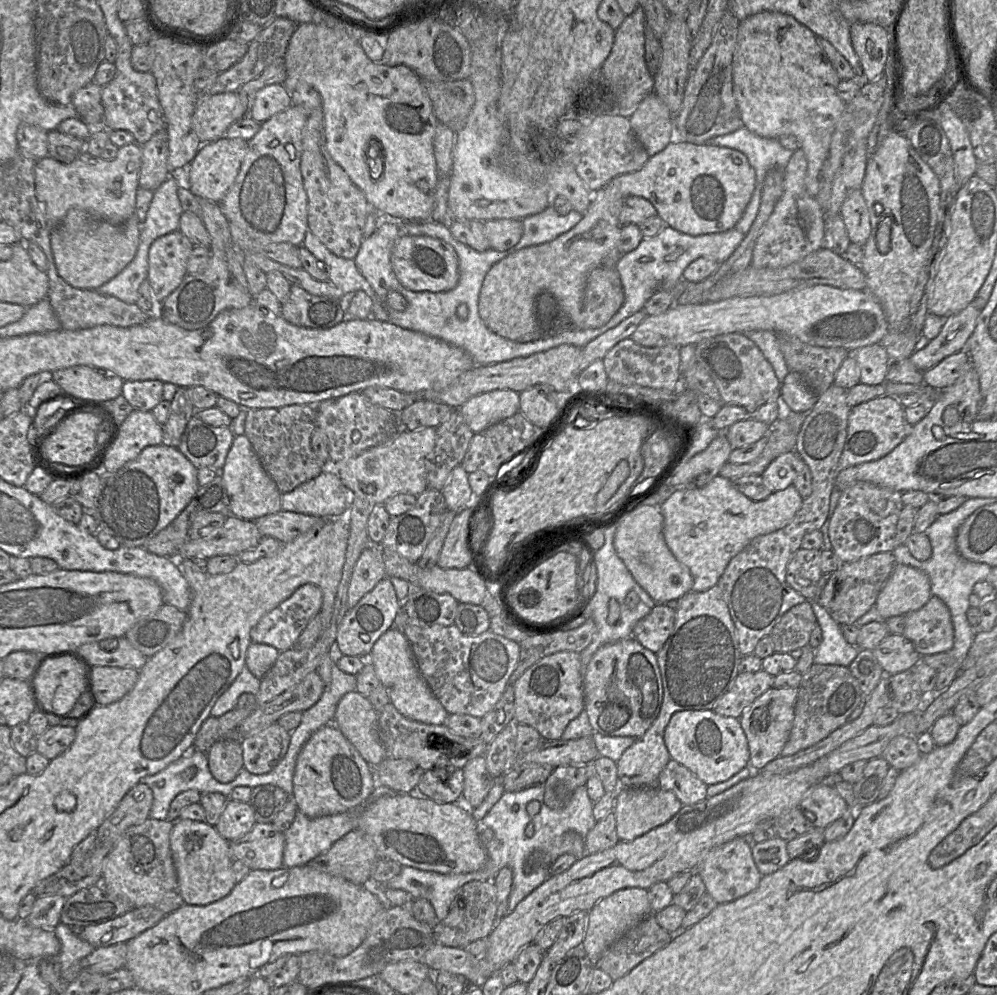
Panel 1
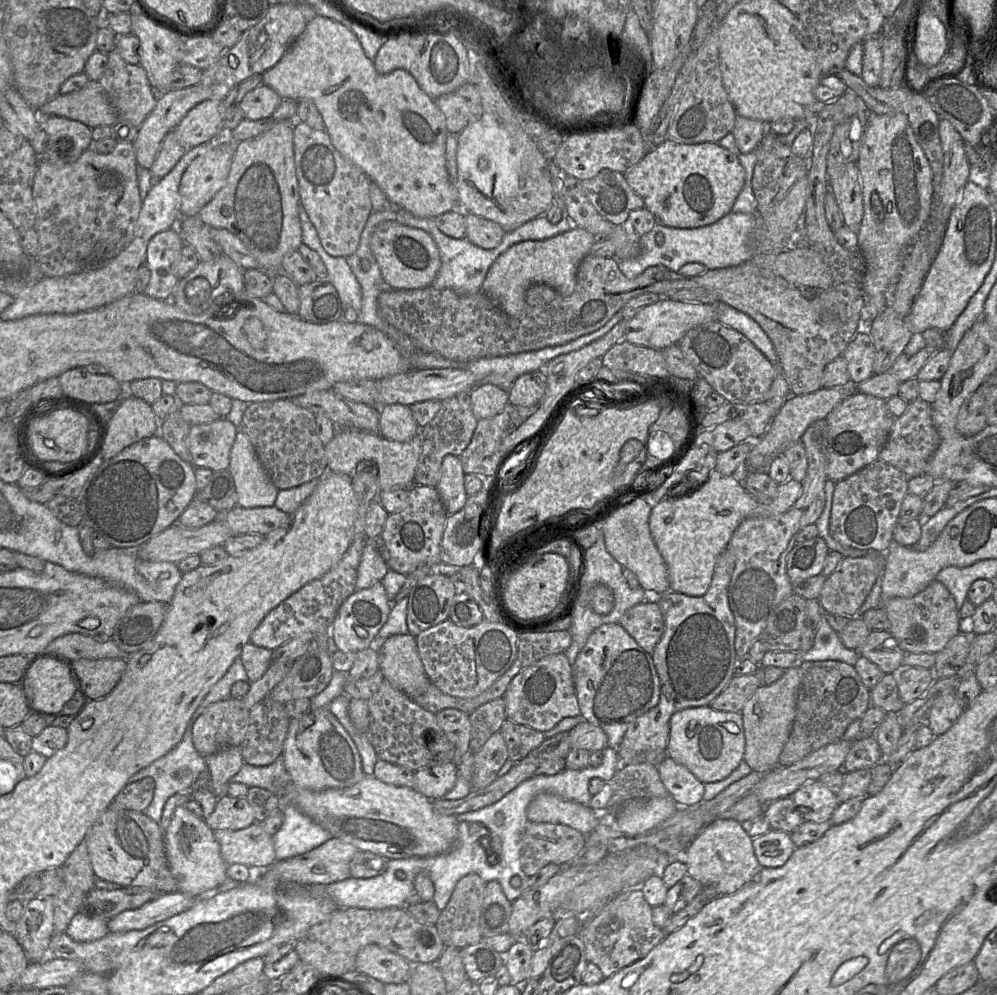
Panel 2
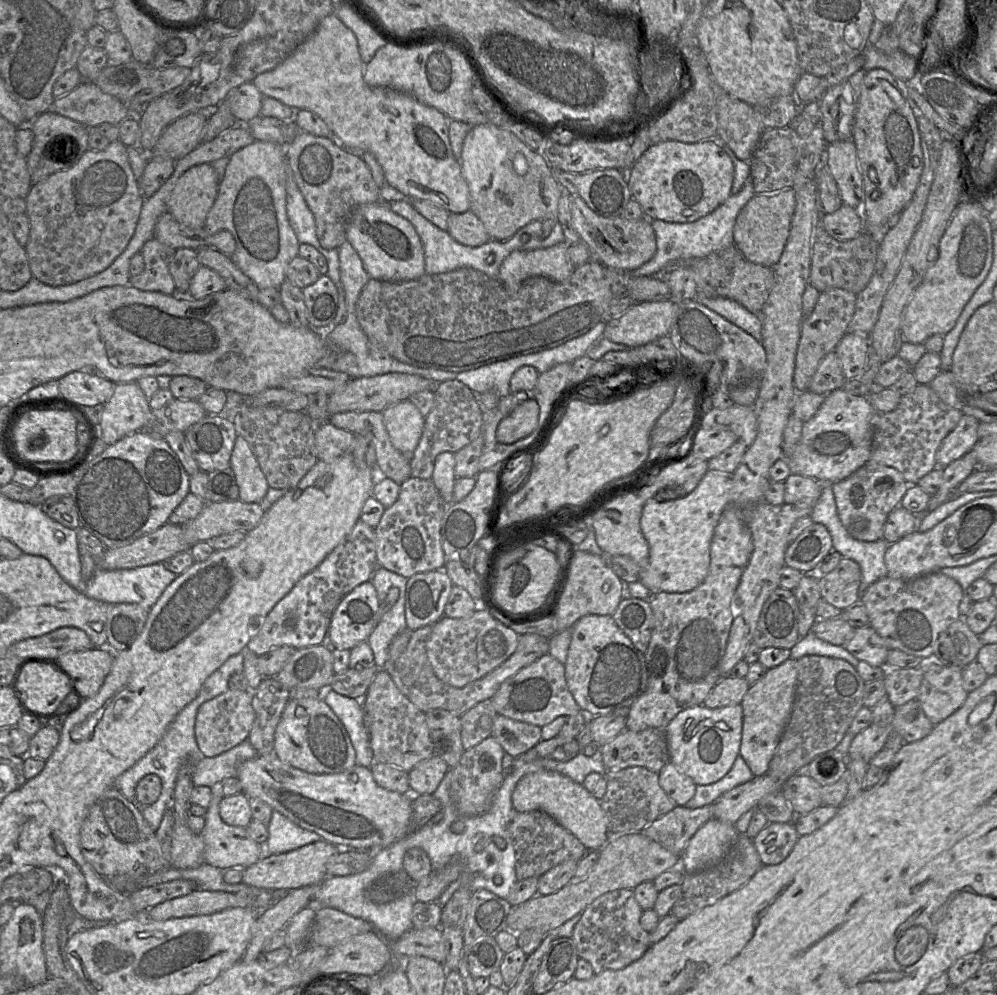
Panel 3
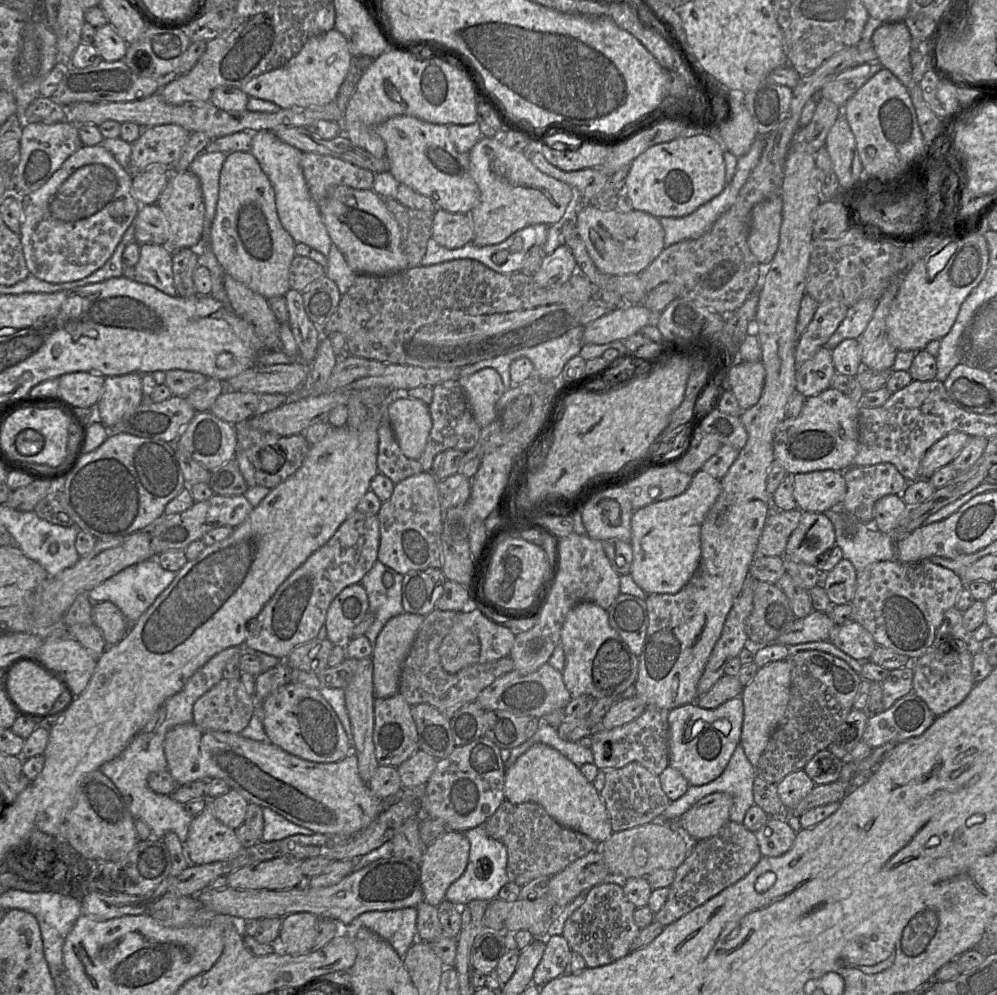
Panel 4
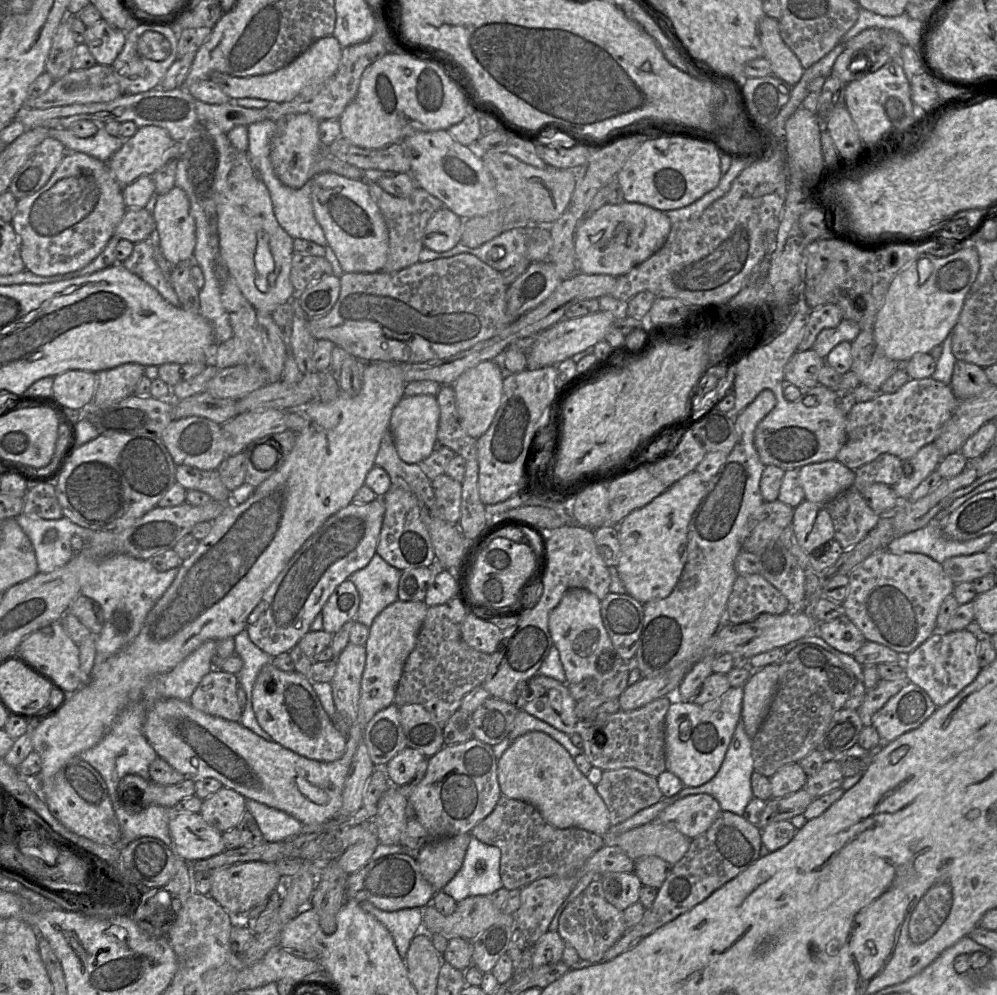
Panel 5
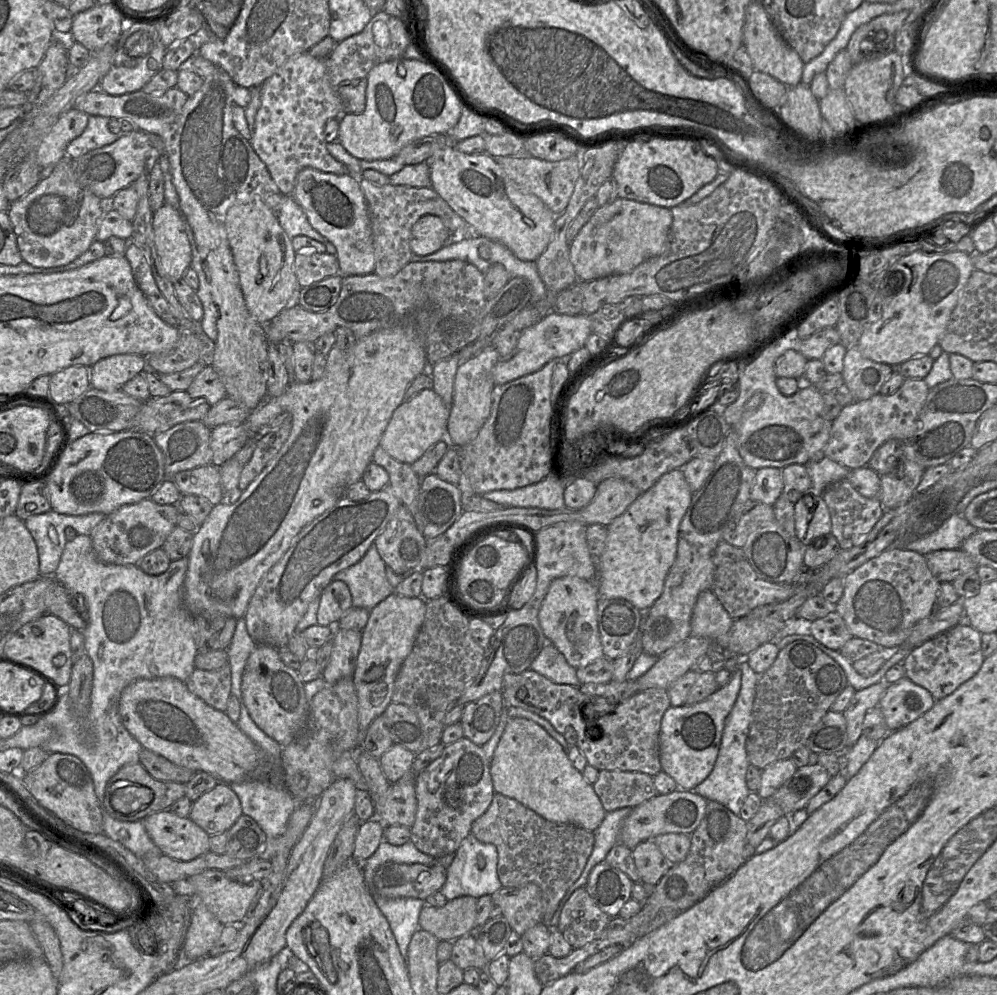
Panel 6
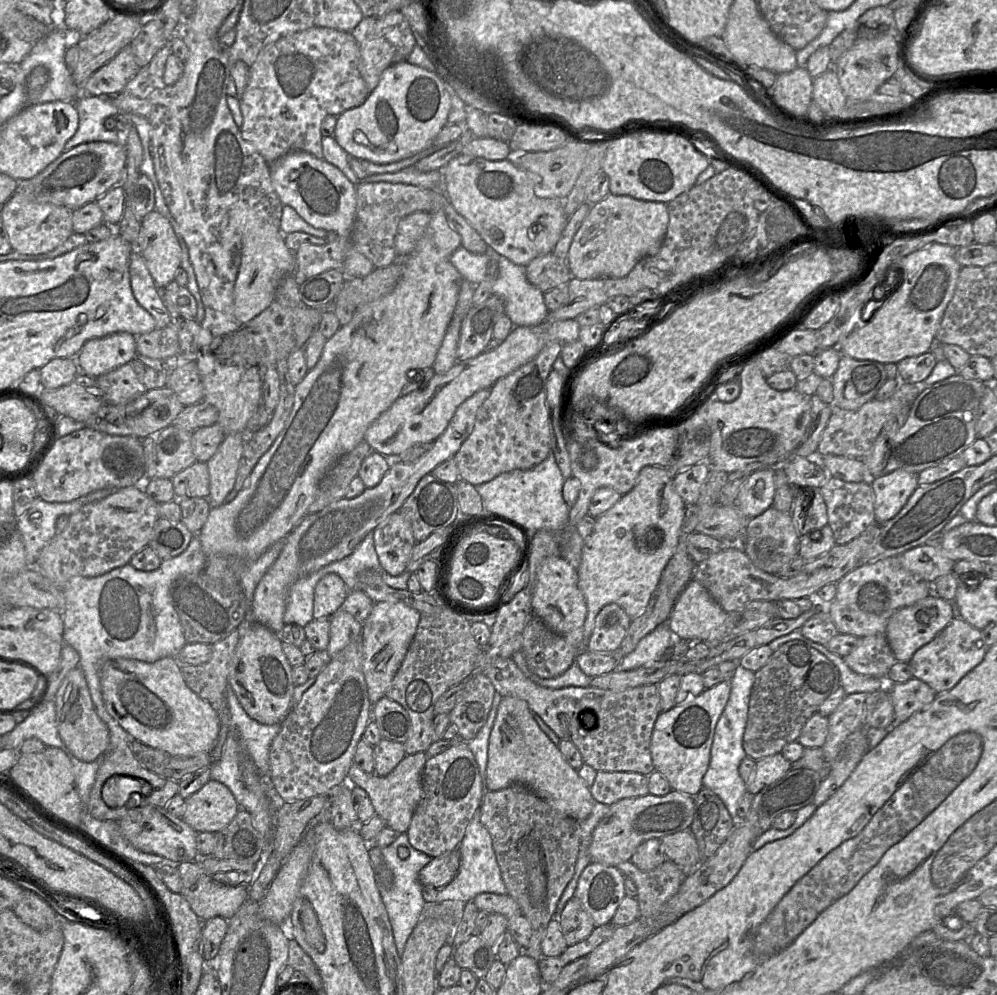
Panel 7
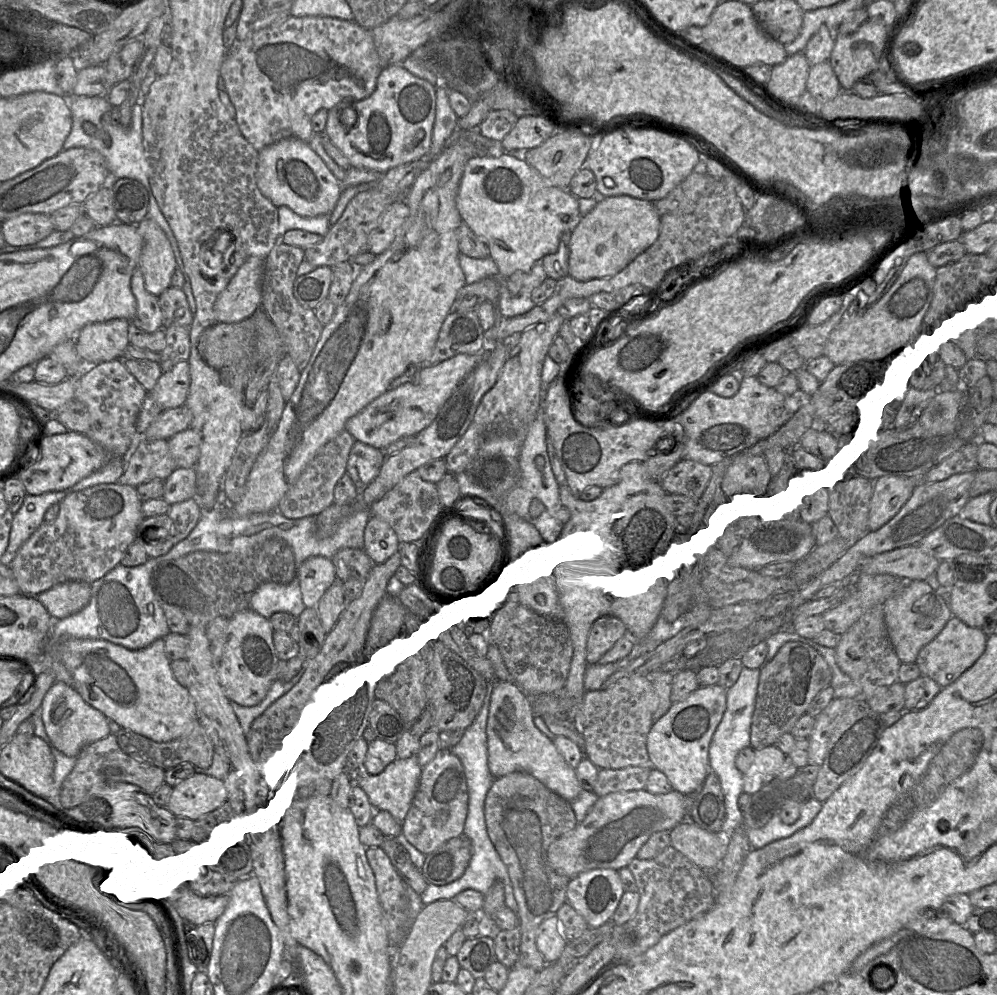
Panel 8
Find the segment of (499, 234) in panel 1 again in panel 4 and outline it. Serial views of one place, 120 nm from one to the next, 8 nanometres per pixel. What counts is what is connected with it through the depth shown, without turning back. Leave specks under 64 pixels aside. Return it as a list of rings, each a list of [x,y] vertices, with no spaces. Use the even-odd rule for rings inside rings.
[[[437,208],[432,218],[431,238],[448,249],[460,248],[471,243],[473,226],[470,215]]]

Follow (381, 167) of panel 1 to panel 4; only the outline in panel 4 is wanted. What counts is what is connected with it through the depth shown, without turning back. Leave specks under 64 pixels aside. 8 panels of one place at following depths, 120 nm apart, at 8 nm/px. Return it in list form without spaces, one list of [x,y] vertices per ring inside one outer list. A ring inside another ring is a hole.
[[[333,28],[311,37],[283,66],[252,78],[240,89],[249,97],[271,101],[281,109],[322,106],[336,97],[348,73],[351,57],[346,38]],[[395,116],[375,128],[386,146],[389,171],[399,184],[430,198],[439,209],[470,214],[479,201],[467,154],[459,153],[449,137],[448,126],[433,124],[411,116]]]

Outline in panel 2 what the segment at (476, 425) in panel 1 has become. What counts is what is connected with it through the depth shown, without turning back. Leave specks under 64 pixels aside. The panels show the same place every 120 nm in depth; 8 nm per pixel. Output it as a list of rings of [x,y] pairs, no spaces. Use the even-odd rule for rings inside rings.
[[[492,384],[477,385],[470,392],[472,412],[475,418],[490,418],[500,413],[509,402],[509,393]]]

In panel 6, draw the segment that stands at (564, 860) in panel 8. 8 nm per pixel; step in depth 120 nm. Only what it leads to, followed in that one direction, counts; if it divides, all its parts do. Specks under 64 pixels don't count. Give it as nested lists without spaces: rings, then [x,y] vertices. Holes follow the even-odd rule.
[[[680,788],[666,795],[657,795],[632,809],[620,830],[618,843],[633,850],[639,843],[653,840],[661,834],[691,835],[705,816],[707,801],[693,791]]]

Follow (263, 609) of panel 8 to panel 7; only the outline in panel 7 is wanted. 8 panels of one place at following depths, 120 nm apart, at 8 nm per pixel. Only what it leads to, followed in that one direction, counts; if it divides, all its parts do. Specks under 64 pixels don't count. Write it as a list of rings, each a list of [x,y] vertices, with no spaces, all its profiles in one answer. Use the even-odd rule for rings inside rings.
[[[321,568],[299,579],[290,587],[284,614],[285,624],[297,624],[305,627],[314,620],[314,590],[324,575]]]

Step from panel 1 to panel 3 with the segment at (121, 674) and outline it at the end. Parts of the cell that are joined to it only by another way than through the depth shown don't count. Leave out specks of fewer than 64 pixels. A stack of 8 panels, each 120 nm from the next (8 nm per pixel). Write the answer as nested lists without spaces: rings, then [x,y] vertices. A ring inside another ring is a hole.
[[[109,643],[85,651],[69,652],[53,661],[72,677],[78,692],[85,698],[95,696],[111,670],[115,653]]]

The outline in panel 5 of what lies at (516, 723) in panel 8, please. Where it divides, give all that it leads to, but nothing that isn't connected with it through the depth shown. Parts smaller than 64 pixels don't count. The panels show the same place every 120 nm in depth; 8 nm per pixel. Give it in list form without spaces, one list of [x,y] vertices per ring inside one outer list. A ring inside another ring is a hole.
[[[528,732],[515,739],[498,759],[498,782],[503,796],[533,805],[558,829],[580,828],[604,836],[610,829],[609,811],[568,751],[549,735]]]

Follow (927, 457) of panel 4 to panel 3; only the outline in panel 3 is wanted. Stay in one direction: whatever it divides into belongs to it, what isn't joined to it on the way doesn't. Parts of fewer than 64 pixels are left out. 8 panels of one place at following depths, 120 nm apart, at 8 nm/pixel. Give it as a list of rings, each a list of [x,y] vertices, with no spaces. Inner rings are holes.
[[[963,414],[955,428],[943,439],[936,452],[937,467],[944,467],[970,452],[978,442],[979,421]]]

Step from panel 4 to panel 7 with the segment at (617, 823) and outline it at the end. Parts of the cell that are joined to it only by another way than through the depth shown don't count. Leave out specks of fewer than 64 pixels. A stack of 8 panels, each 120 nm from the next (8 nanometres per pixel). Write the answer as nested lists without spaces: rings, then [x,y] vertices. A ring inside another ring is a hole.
[[[597,771],[590,793],[597,802],[606,805],[645,796],[649,794],[648,776],[636,772]]]

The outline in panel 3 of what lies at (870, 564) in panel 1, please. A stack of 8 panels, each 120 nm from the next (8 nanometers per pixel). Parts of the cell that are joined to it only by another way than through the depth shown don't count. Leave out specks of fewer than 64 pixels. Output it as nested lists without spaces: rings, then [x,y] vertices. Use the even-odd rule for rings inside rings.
[[[842,557],[838,565],[819,580],[821,598],[843,611],[859,602],[861,579],[859,564]]]

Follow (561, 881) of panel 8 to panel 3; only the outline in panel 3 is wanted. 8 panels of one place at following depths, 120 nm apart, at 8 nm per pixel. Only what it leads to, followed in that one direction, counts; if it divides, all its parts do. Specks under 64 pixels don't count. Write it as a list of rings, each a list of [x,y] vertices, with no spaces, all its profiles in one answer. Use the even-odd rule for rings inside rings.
[[[541,810],[517,811],[510,822],[510,833],[515,850],[515,872],[518,881],[540,877],[567,860],[579,861],[590,851],[571,832]]]

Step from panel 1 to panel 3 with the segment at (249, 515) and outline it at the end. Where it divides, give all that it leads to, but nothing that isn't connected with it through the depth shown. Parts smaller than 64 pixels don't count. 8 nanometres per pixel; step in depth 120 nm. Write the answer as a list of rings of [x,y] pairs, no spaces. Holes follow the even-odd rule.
[[[239,435],[235,439],[230,468],[239,488],[238,499],[244,503],[259,504],[267,494],[269,485],[249,444]]]

